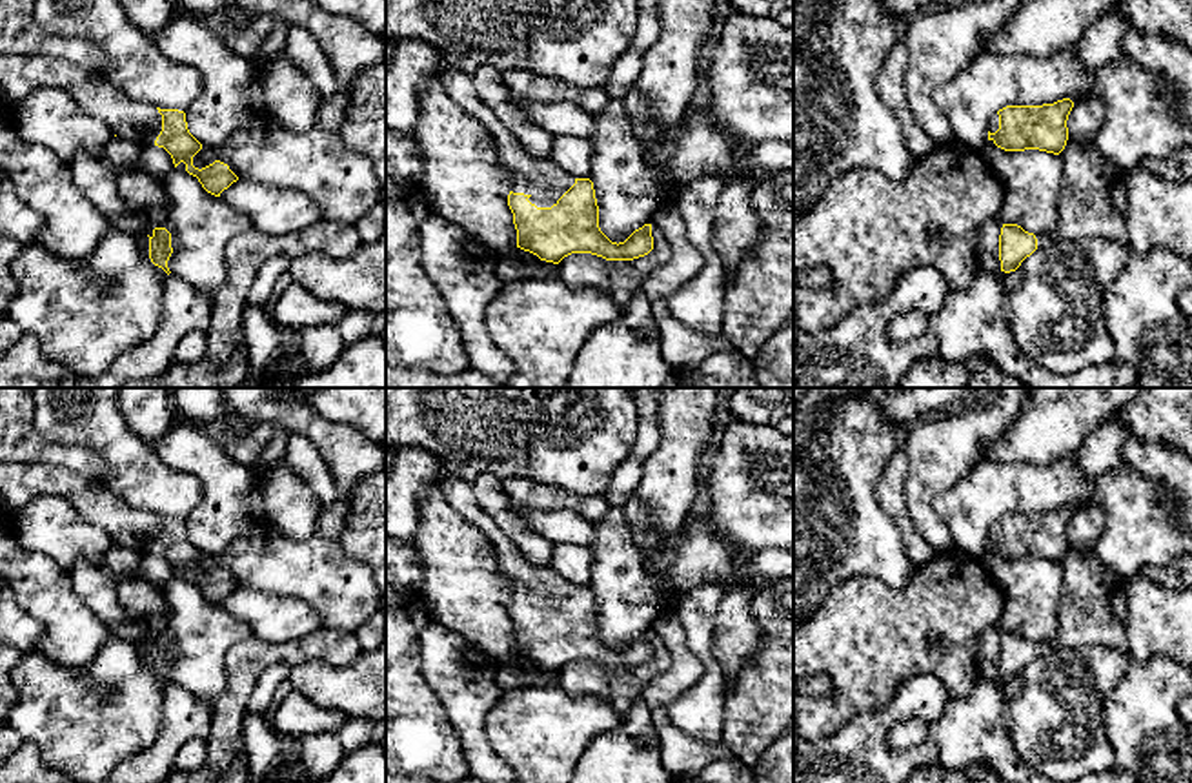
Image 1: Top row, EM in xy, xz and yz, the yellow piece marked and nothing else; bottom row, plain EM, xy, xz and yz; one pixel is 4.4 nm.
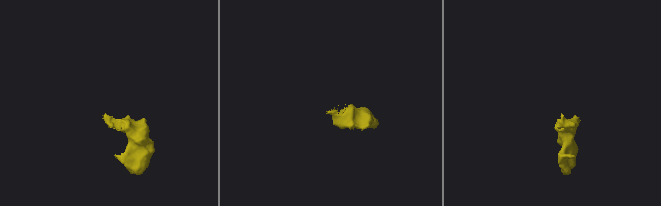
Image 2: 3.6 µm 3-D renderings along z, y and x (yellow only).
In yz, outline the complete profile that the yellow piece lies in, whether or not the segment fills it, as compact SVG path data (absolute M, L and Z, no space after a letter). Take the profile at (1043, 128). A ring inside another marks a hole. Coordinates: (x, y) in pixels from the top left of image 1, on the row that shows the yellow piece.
M1070 98L1043 106L1006 106L990 118L988 140L1005 151L1039 149L1059 155L1068 140Z

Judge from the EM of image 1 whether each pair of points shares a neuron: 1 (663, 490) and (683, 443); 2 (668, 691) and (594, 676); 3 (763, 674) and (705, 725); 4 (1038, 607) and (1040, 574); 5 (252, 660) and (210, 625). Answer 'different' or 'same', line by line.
1: same
2: different
3: different
4: same
5: different

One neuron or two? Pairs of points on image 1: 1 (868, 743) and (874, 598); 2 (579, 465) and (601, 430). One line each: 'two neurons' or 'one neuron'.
1: two neurons
2: one neuron

